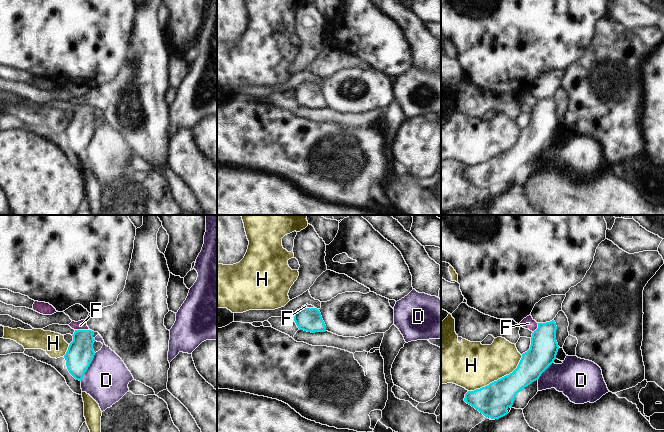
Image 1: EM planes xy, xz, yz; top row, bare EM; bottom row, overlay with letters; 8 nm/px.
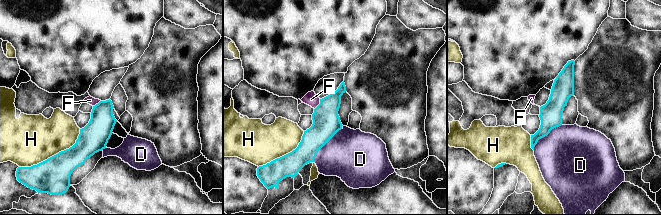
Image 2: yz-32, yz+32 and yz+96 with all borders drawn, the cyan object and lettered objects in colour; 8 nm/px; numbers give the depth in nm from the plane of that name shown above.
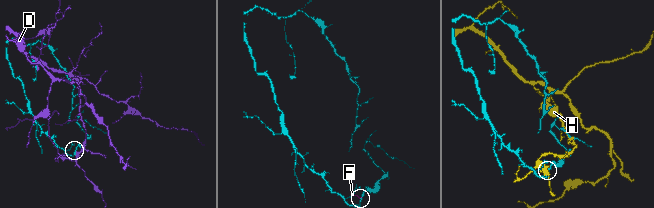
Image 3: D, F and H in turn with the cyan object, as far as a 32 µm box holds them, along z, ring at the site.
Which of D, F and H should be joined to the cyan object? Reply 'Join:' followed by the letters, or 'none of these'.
Join: none of these

